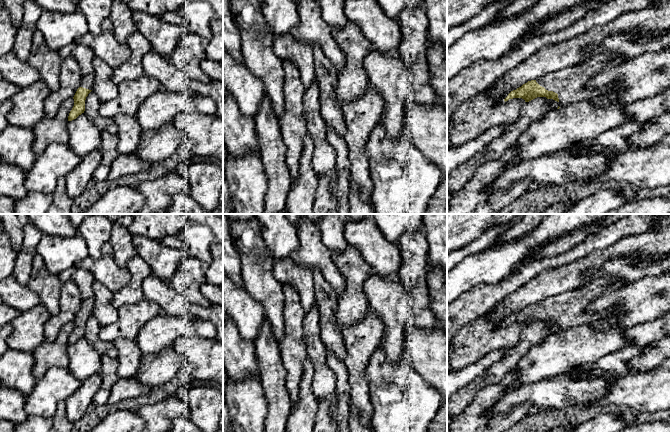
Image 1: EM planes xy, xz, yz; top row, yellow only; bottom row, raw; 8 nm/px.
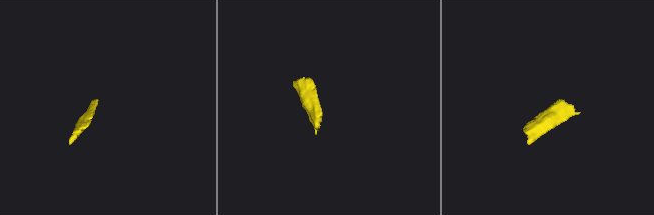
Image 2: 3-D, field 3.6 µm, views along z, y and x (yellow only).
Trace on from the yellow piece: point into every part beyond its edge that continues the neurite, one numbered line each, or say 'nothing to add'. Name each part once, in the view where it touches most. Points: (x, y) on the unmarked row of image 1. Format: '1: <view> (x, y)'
1: yz (569, 307)

